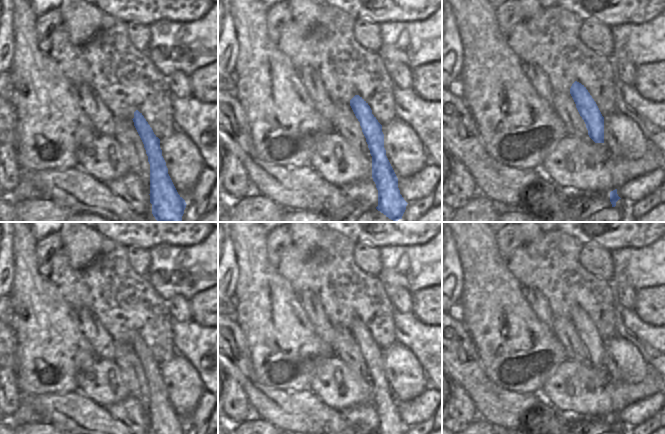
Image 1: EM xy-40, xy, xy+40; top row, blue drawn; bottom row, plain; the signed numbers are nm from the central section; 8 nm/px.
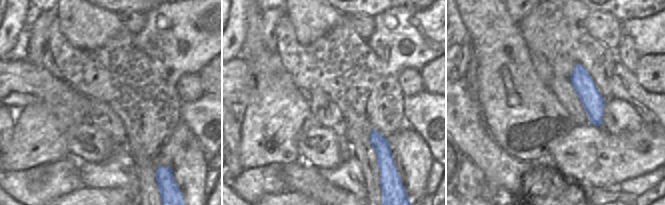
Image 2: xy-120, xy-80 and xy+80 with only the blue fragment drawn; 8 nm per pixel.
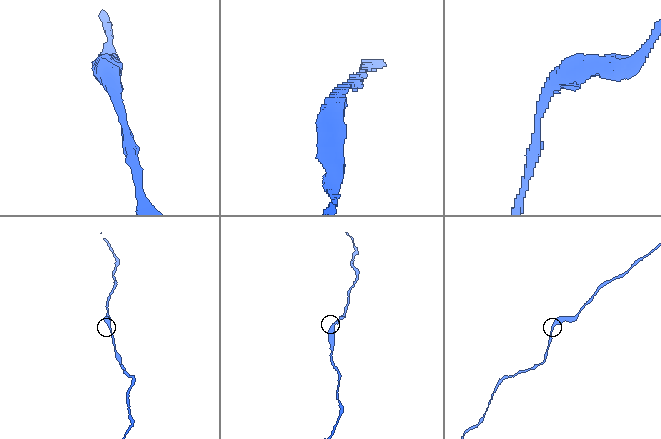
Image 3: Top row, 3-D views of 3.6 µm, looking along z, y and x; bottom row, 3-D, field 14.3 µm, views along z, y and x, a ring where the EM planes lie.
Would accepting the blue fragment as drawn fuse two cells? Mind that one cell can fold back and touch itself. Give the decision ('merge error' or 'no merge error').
no merge error

